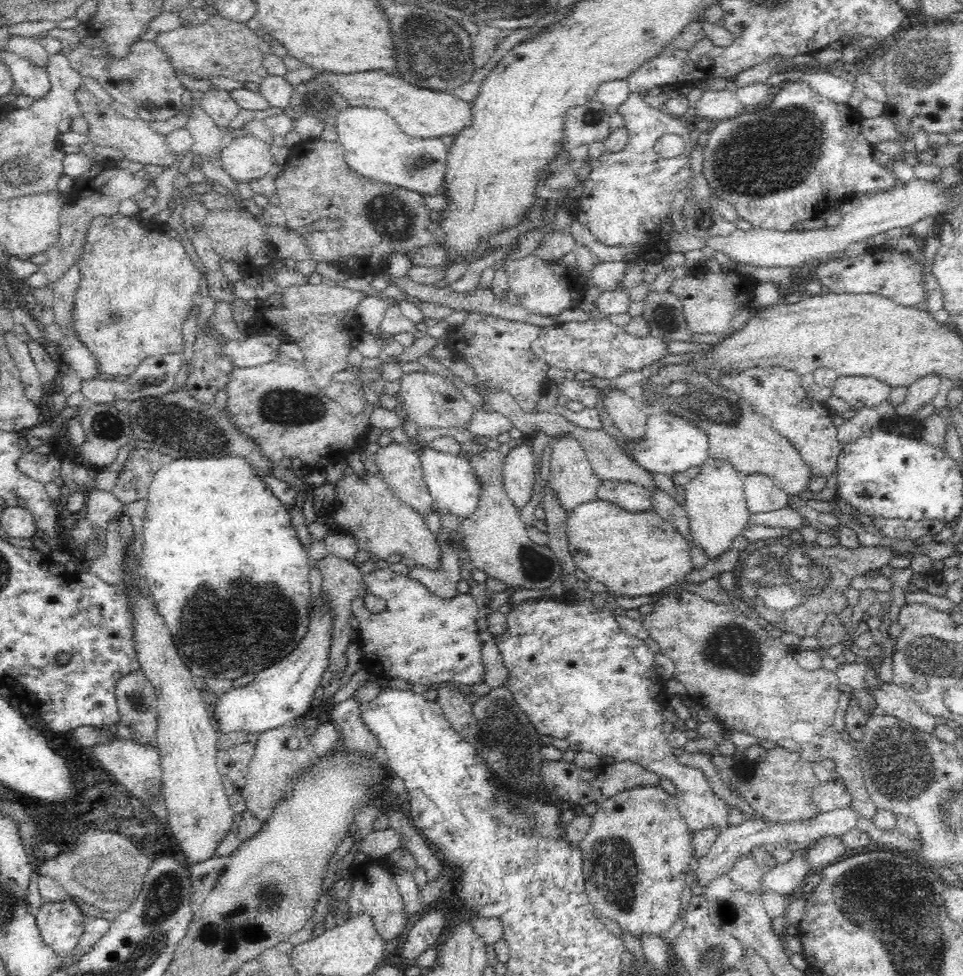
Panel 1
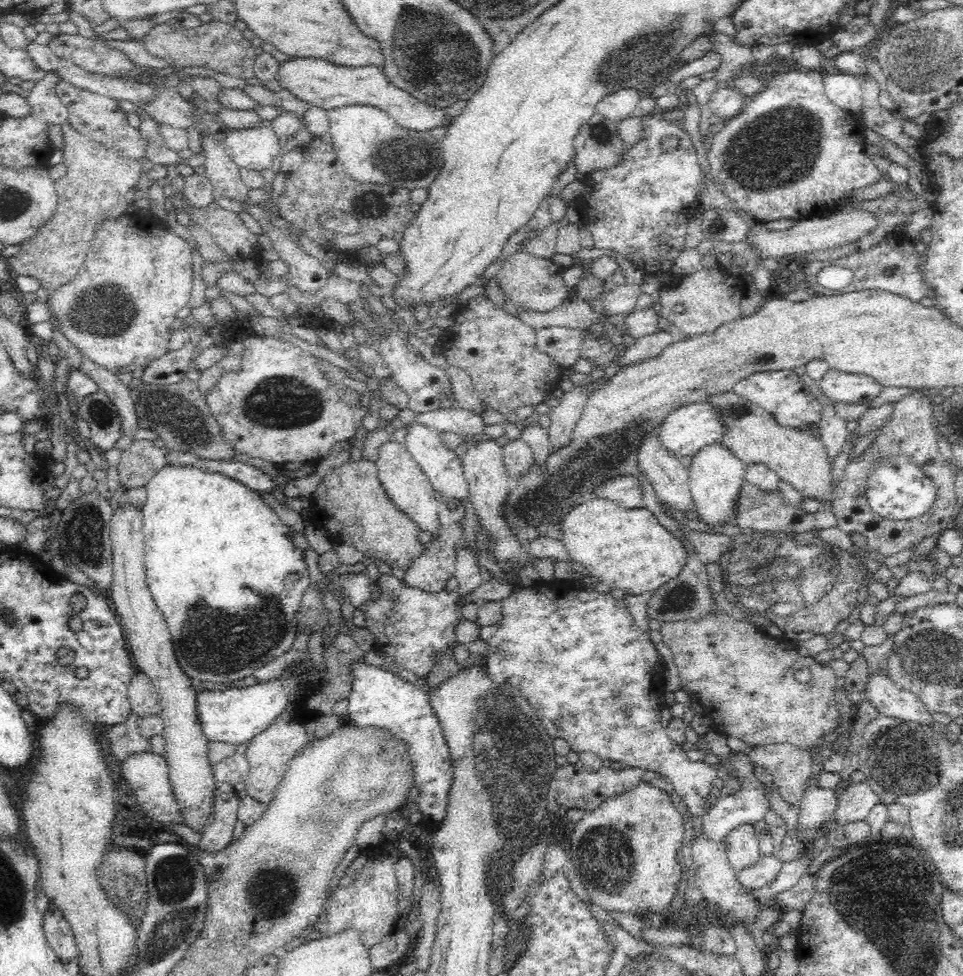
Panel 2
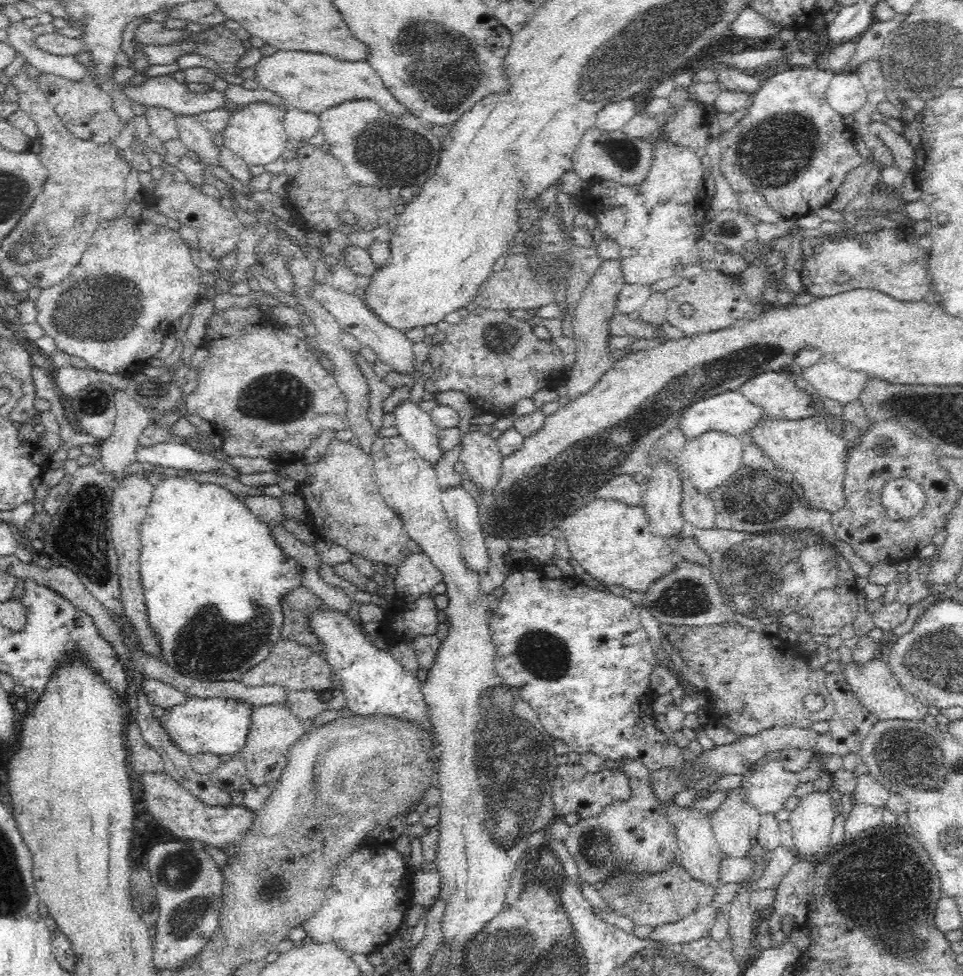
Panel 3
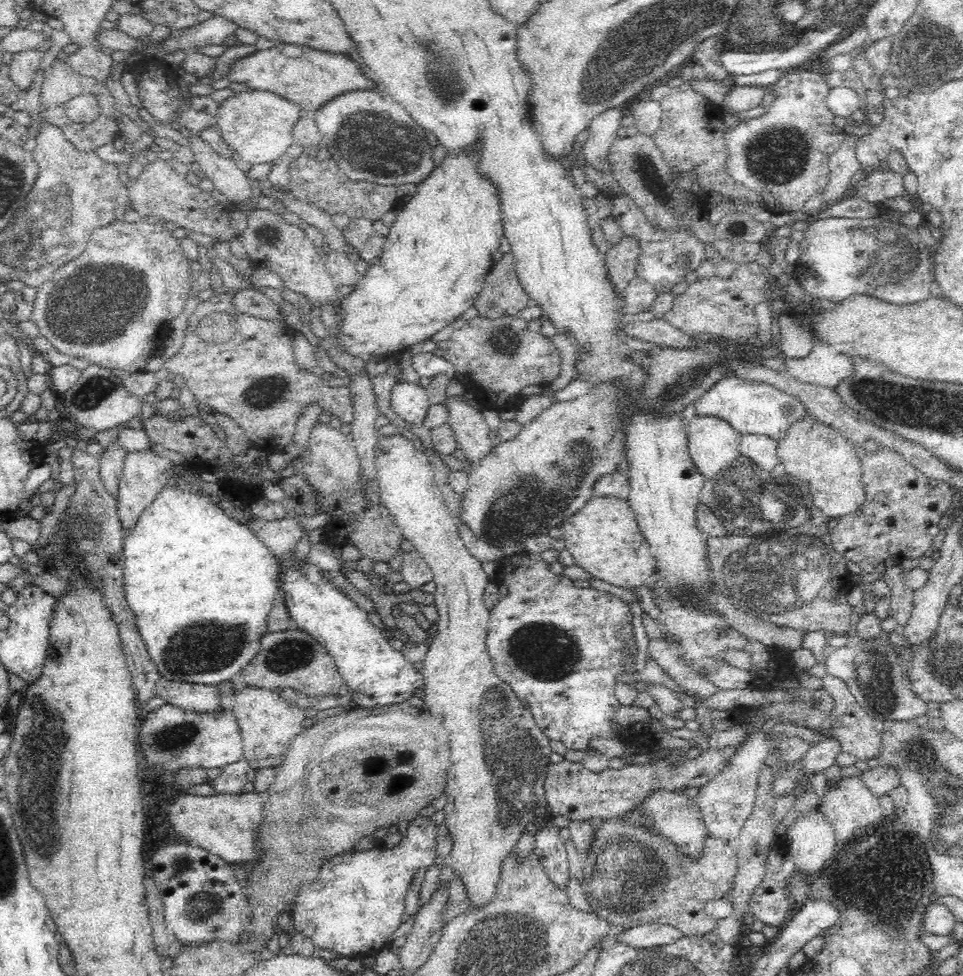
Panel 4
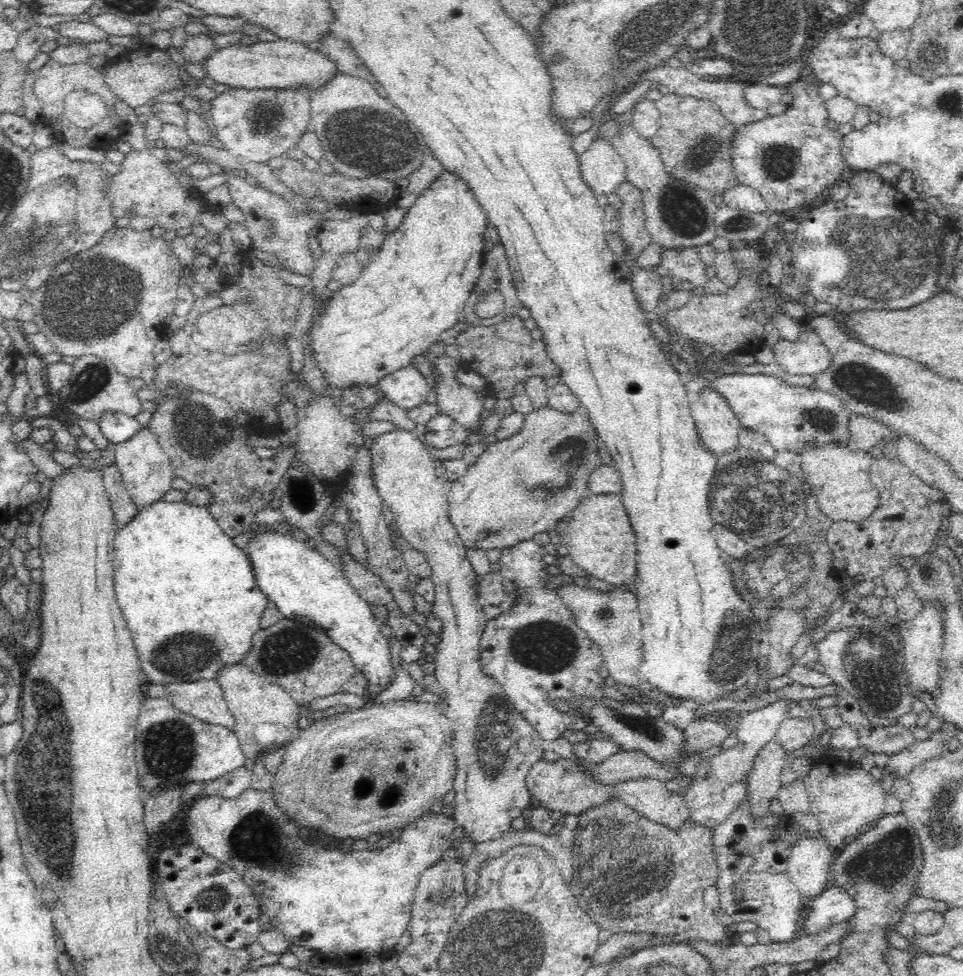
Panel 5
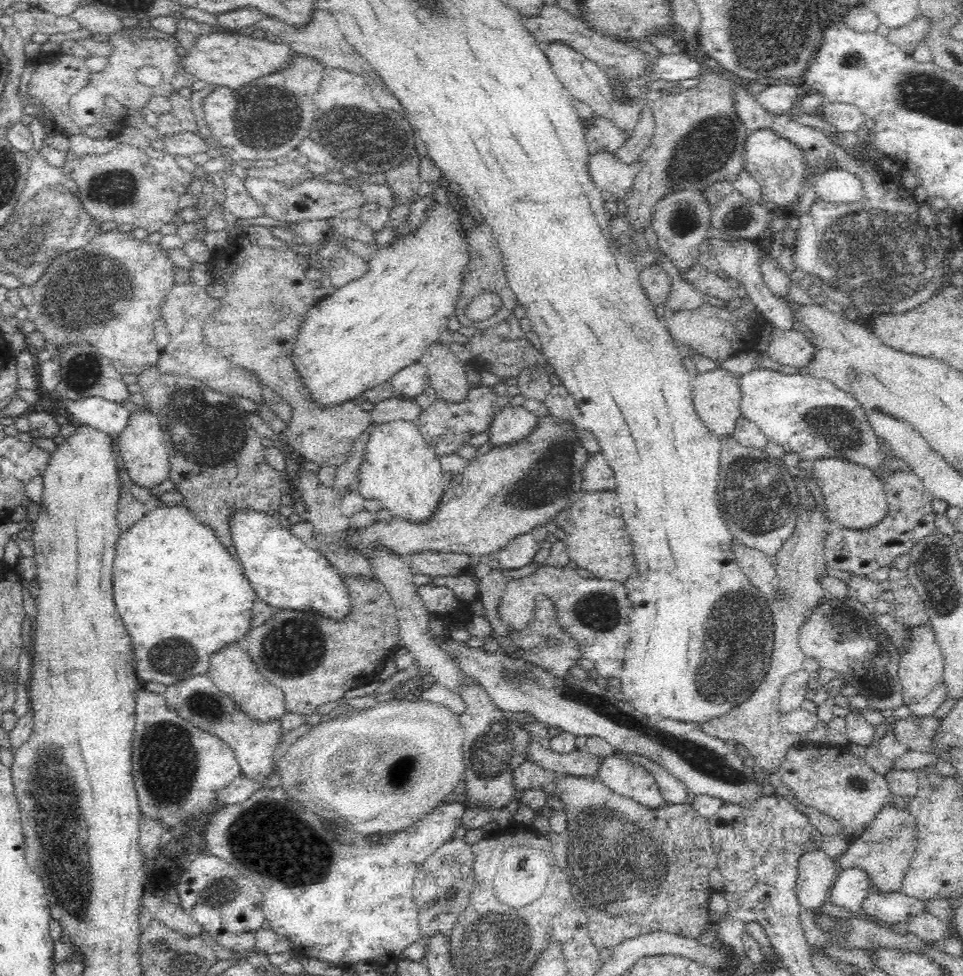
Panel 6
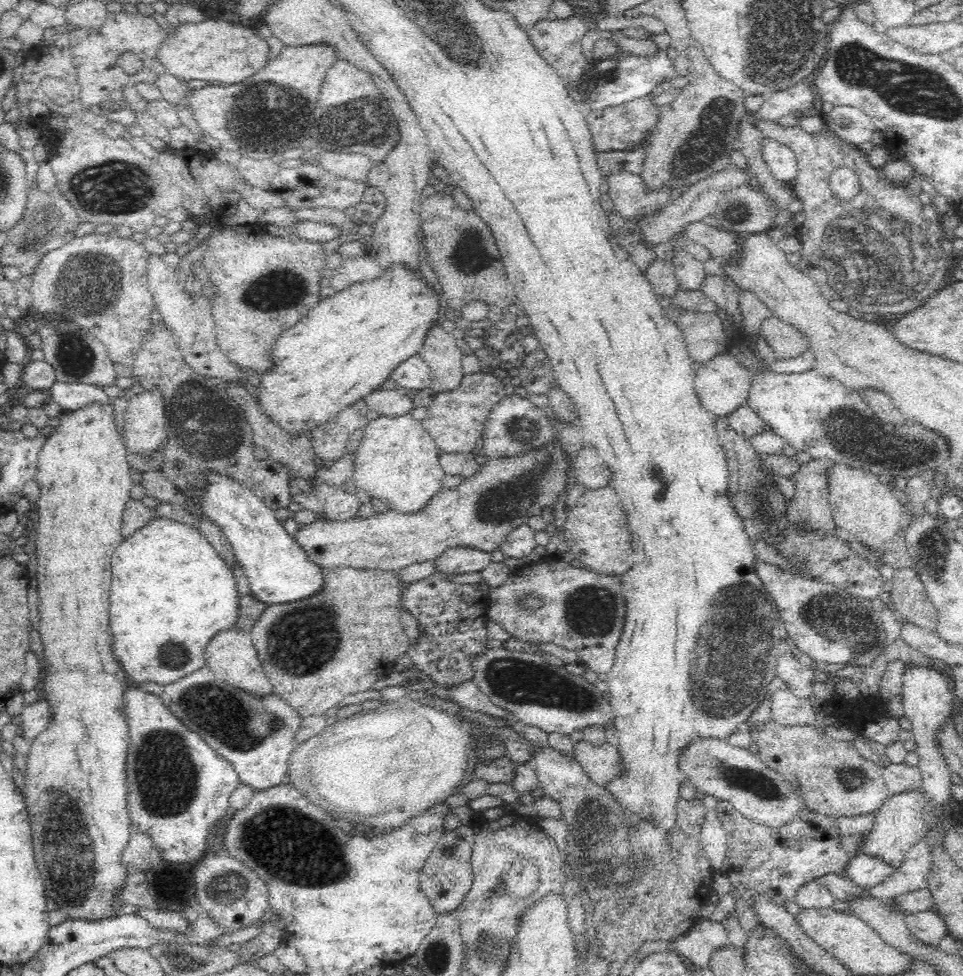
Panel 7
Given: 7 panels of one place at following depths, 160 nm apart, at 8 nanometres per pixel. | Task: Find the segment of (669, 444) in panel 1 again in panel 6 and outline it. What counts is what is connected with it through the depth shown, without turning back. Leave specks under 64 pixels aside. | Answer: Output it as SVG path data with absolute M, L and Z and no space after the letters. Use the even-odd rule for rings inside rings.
M758 368L742 374L738 378L742 391L740 410L742 416L756 423L768 440L778 443L786 453L795 452L799 458L814 460L816 458L845 458L850 462L867 466L872 470L885 468L892 452L886 455L884 442L870 427L867 411L854 396L848 396L844 390L838 389L829 380L816 378L806 373L786 374L769 369Z

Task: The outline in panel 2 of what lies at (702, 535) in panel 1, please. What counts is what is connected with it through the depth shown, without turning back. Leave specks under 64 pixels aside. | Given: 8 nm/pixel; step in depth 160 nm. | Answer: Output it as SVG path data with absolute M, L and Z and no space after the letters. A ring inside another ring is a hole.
M720 442L706 445L691 458L689 466L689 489L694 499L698 520L714 526L731 524L731 516L736 512L736 497L745 481L746 464L742 463L730 449Z

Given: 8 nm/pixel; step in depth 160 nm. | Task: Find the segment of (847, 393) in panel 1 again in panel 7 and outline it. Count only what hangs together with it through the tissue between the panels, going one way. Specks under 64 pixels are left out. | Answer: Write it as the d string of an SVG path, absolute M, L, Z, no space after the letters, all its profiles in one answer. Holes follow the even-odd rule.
M768 317L761 326L760 334L774 351L776 359L789 359L806 352L809 343L806 337L791 324L778 317Z

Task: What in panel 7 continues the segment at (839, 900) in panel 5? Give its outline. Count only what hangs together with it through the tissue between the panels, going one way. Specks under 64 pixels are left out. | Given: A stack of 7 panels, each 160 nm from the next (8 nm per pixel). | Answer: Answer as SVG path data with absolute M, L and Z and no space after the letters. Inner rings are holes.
M856 853L844 870L844 877L848 877L856 887L867 890L894 872L894 867L878 857Z

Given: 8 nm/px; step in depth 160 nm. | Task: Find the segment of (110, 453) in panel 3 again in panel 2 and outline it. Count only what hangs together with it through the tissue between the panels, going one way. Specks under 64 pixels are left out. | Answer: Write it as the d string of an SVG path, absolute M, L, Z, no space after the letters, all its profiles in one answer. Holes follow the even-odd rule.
M83 357L83 359L78 370L92 378L99 390L113 400L120 415L121 435L116 441L115 448L122 451L128 450L132 446L132 437L136 434L136 428L139 427L138 413L130 396L129 386L124 385L117 374L92 362L89 358Z

